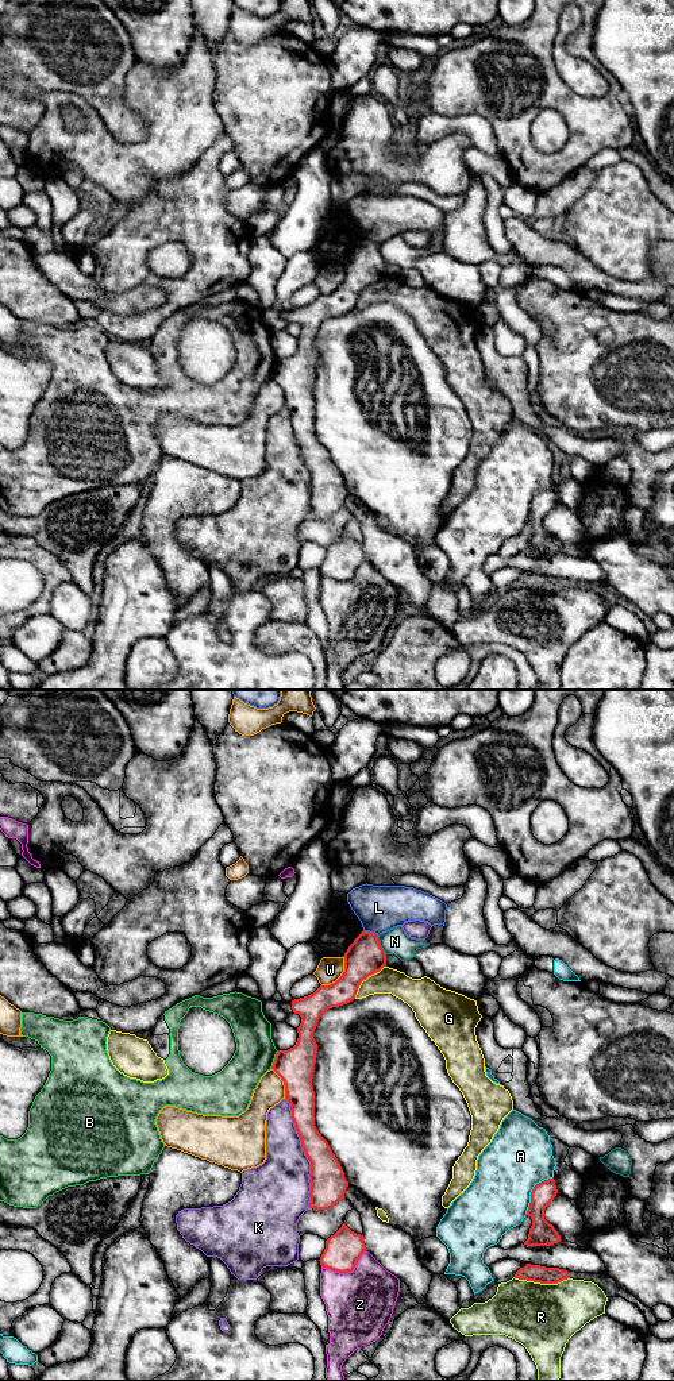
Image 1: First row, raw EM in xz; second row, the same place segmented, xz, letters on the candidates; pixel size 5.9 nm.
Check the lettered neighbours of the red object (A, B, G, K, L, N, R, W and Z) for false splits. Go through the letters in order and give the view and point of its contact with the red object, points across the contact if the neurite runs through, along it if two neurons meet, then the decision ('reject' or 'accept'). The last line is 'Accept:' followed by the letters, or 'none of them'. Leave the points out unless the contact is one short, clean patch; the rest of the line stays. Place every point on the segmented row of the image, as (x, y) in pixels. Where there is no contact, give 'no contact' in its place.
A: meets red in xz at (532, 1191); reject
B: meets red in xz at (274, 1060); border along xz (278, 1050), (270, 1068); reject
G: meets red in xz at (365, 979); reject
K: meets red in xz at (305, 1153); reject
L: meets red in xz at (372, 933); border along xz (364, 929), (378, 934); reject
N: meets red in xz at (380, 945); reject
R: meets red in xz at (542, 1283); reject
W: meets red in xz at (342, 975); reject
Z: meets red in xz at (346, 1272); reject
Accept: none of them

